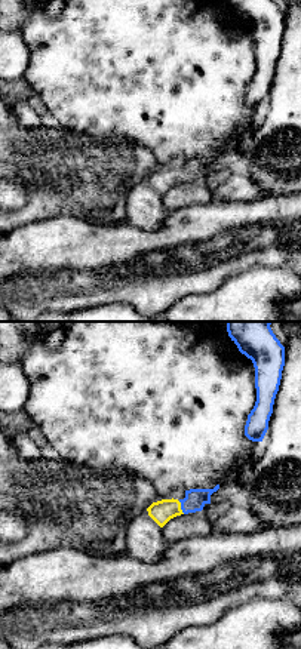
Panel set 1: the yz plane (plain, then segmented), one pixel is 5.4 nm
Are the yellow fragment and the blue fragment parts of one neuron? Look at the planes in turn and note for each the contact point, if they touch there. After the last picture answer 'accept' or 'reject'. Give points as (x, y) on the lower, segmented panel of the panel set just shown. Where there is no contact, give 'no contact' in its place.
contact (180, 507)

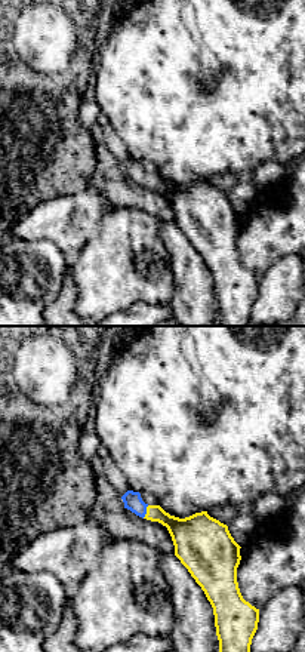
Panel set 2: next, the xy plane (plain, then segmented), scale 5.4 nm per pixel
contact (147, 511)

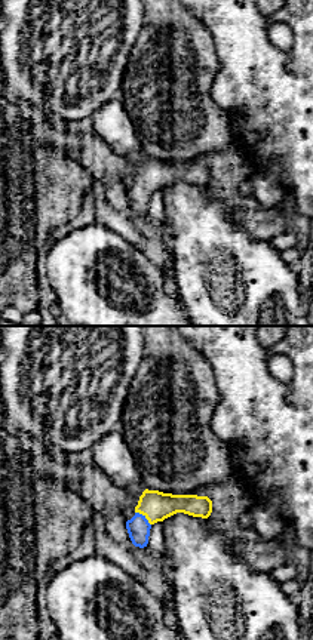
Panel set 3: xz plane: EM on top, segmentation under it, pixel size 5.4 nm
contact (146, 517)

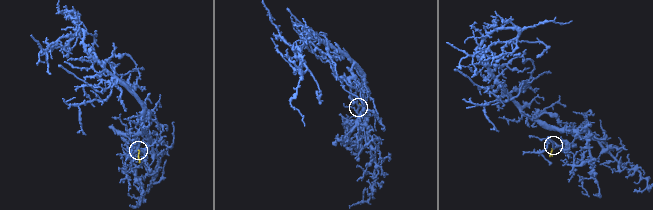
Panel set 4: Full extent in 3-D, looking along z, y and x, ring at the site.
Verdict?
accept

